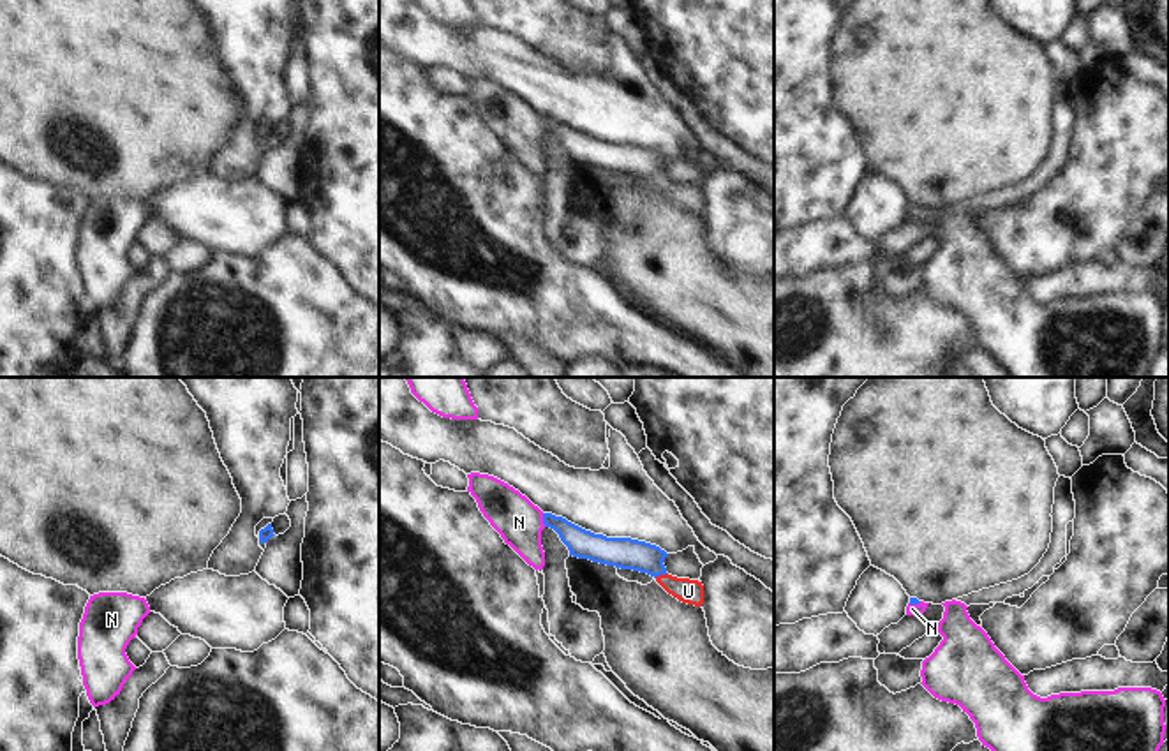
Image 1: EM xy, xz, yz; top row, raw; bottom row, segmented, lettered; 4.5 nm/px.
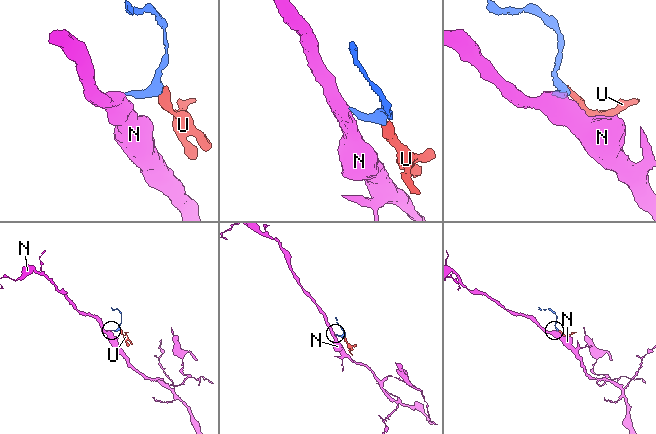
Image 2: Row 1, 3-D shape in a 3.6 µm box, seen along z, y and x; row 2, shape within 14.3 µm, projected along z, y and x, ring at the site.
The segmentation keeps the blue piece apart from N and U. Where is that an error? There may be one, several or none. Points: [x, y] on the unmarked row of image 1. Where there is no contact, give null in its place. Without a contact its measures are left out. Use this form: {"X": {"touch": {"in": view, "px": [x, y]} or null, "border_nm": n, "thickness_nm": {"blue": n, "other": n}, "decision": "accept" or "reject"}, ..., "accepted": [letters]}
{"N": {"touch": {"in": "xz", "px": [543, 126]}, "border_nm": 70, "thickness_nm": {"blue": 130, "other": 200}, "decision": "accept"}, "U": {"touch": {"in": "xz", "px": [660, 178]}, "border_nm": 70, "thickness_nm": {"blue": 140, "other": 110}, "decision": "reject"}, "accepted": ["N"]}

